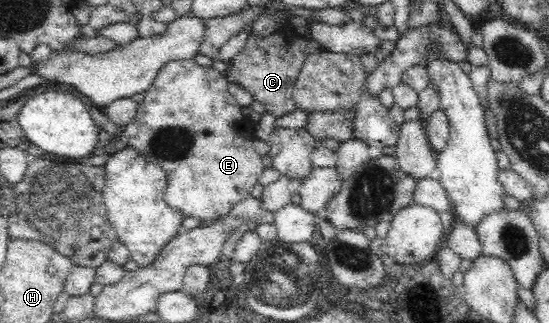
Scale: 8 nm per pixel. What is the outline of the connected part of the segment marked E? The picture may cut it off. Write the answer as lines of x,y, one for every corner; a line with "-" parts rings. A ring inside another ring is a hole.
171,60
169,63
159,70
155,81
151,84
151,87
147,88
144,94
144,99
138,104
138,110
136,116
124,126
123,133
129,138
129,146
133,147
137,152
141,153
145,159
151,163
159,165
166,174
167,187
164,194
164,200
168,207
174,208
176,211
181,212
184,217
196,217
200,221
206,219
212,219
217,221
224,218
229,212
234,209
237,203
240,203
243,199
251,196
251,189
258,183
261,178
262,172
265,169
261,160
261,155
255,151
253,147
253,140
256,139
254,133
254,118
247,118
241,114
241,106
237,104
235,98
229,93
228,81
225,79
224,74
215,71
212,66
203,67
195,60

